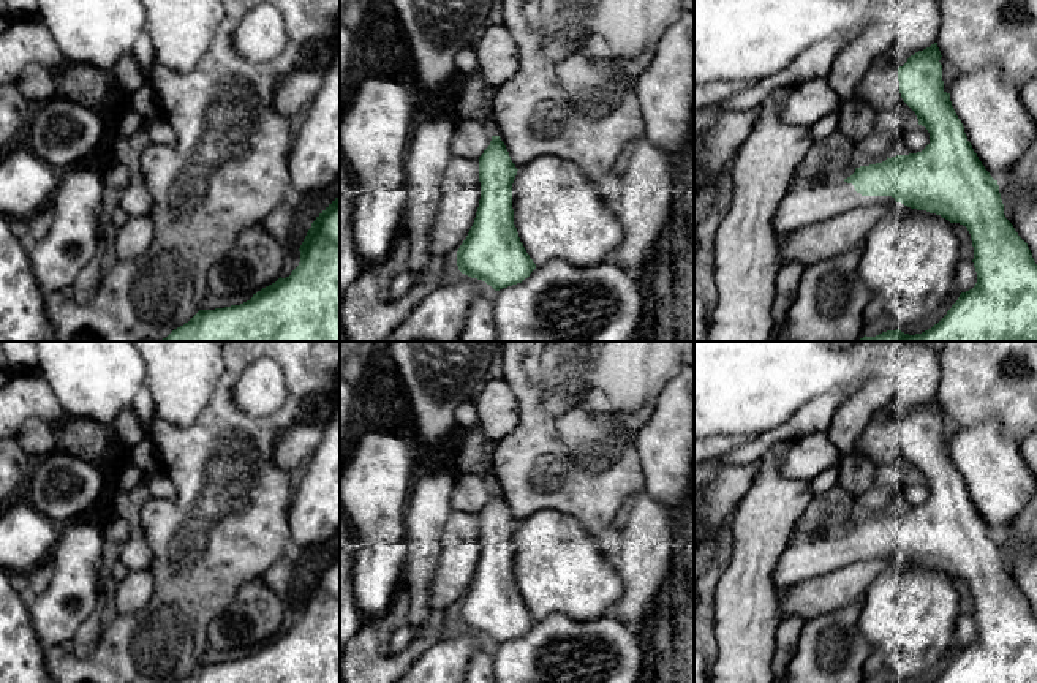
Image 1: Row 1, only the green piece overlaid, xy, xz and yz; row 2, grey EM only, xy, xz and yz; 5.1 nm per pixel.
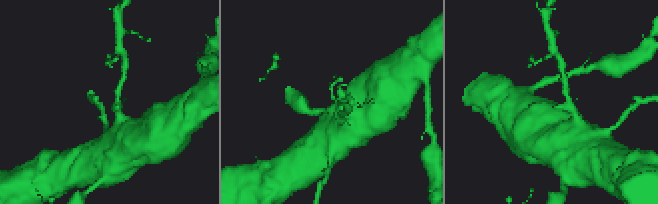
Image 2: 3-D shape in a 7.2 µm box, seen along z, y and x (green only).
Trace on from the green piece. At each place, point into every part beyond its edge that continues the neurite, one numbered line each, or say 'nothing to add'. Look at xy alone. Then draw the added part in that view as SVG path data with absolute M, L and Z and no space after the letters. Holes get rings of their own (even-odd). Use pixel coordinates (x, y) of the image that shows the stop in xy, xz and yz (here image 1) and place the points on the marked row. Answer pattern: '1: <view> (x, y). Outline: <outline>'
nothing to add

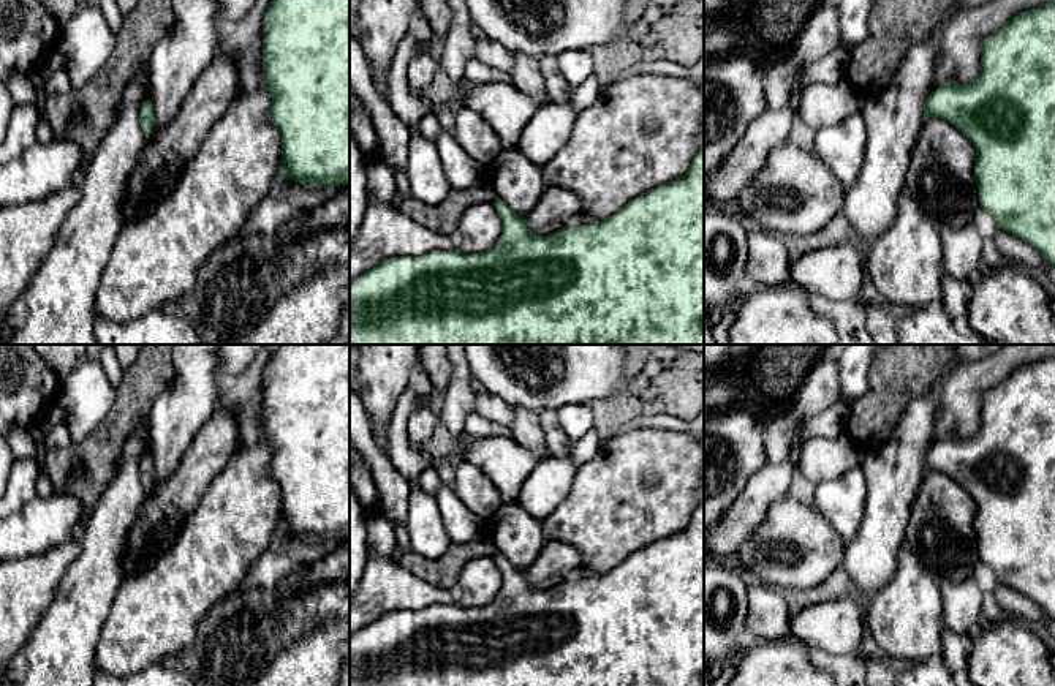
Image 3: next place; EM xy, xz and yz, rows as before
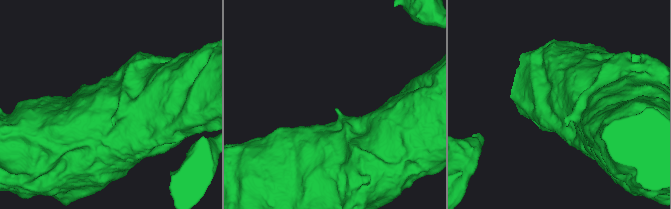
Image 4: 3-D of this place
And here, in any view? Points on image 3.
nothing to add

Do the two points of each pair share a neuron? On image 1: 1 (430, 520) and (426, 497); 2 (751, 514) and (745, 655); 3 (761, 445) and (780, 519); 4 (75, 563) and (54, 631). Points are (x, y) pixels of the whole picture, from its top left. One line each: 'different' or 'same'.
1: same
2: same
3: different
4: same

